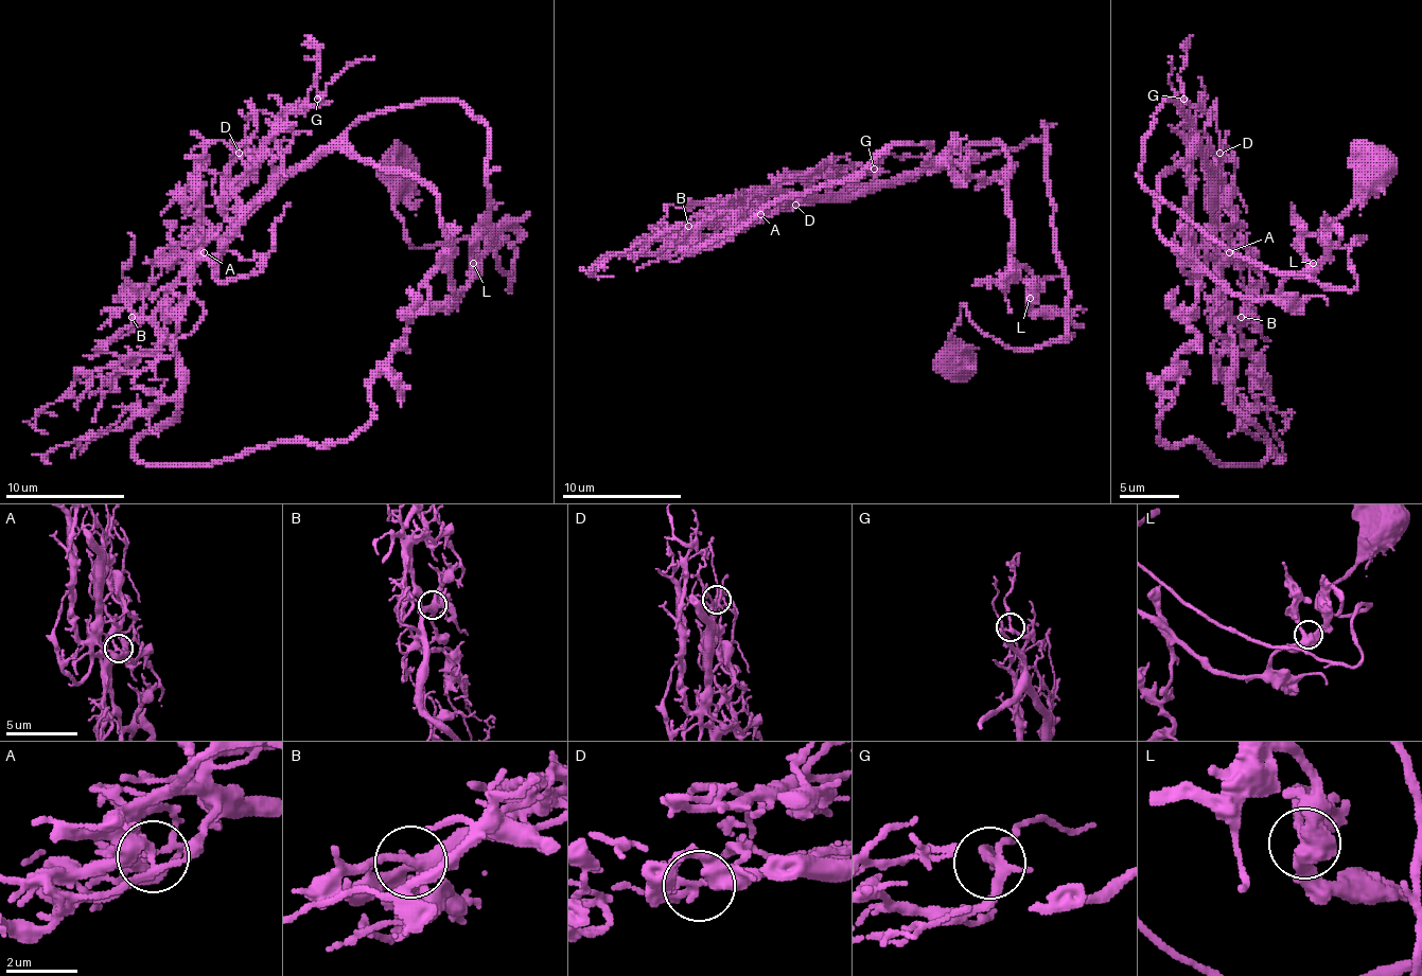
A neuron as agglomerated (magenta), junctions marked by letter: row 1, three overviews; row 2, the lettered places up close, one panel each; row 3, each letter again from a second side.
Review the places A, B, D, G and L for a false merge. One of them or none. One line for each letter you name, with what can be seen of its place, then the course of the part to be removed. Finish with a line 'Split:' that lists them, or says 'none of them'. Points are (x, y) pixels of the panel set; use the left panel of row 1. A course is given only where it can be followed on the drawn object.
A: Place: (204, 252). Course of the part to remove: (204, 251), (155, 314), (179, 361), (179, 404), (135, 445), (146, 463), (350, 440), (455, 222)
Split: A

